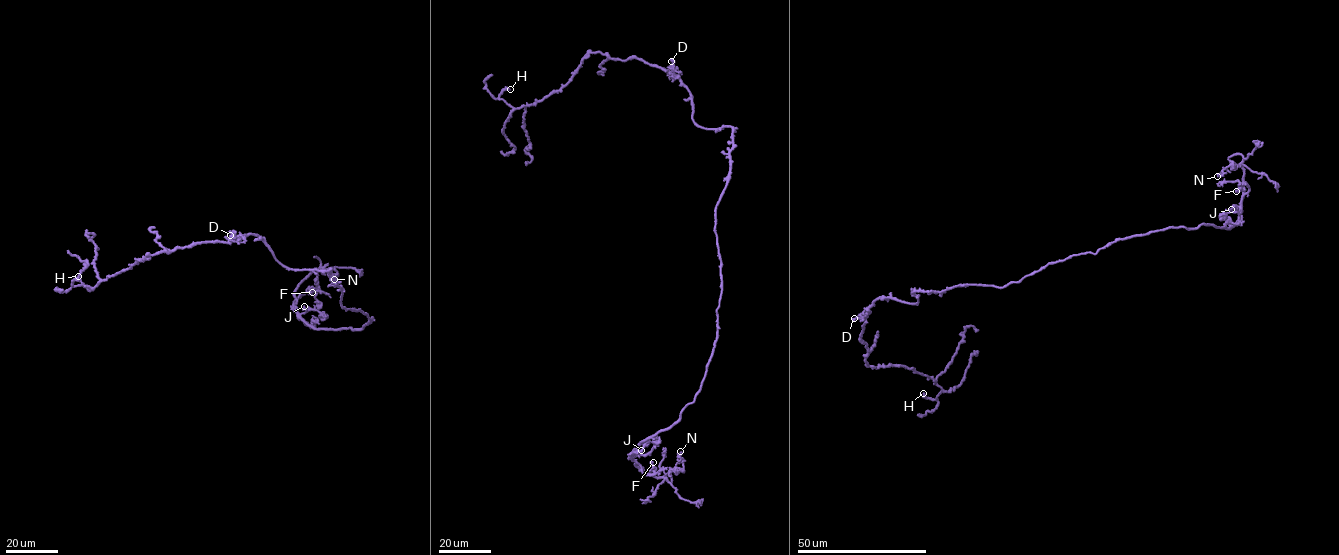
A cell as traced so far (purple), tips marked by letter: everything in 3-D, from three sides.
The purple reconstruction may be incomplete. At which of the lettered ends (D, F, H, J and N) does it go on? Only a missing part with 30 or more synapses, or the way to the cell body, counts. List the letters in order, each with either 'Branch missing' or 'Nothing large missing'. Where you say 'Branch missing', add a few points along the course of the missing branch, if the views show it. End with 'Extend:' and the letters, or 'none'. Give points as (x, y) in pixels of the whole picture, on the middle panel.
D: Nothing large missing
F: Nothing large missing
H: Nothing large missing
J: Nothing large missing
N: Nothing large missing
Extend: none

